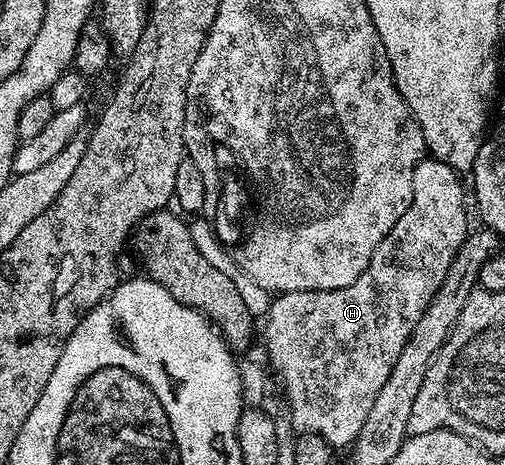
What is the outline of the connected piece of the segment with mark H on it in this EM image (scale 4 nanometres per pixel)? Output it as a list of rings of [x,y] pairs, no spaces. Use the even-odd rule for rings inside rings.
[[[425,156],[418,164],[418,168],[414,168],[414,196],[410,208],[406,208],[402,220],[398,220],[398,224],[394,224],[394,228],[390,228],[390,232],[384,237],[382,244],[378,244],[378,248],[372,253],[370,264],[364,269],[362,276],[358,276],[358,280],[354,280],[354,284],[337,290],[286,292],[285,294],[277,294],[271,299],[266,311],[268,323],[264,326],[264,346],[268,349],[268,358],[272,361],[272,366],[276,369],[281,384],[284,385],[284,398],[288,401],[286,413],[292,419],[293,431],[301,434],[314,432],[318,436],[322,436],[322,440],[326,440],[333,448],[351,447],[358,436],[358,432],[362,432],[362,424],[366,421],[370,407],[374,405],[378,392],[382,392],[382,384],[386,384],[386,380],[390,380],[390,372],[393,371],[398,356],[402,356],[402,348],[406,348],[406,340],[410,340],[410,332],[414,332],[414,326],[418,324],[418,320],[422,320],[422,312],[426,312],[426,308],[430,304],[434,292],[438,292],[442,280],[446,280],[446,268],[450,268],[458,248],[470,233],[468,210],[464,207],[466,182],[465,179],[463,182],[460,178],[463,178],[461,171],[450,168],[450,164],[431,156]]]

